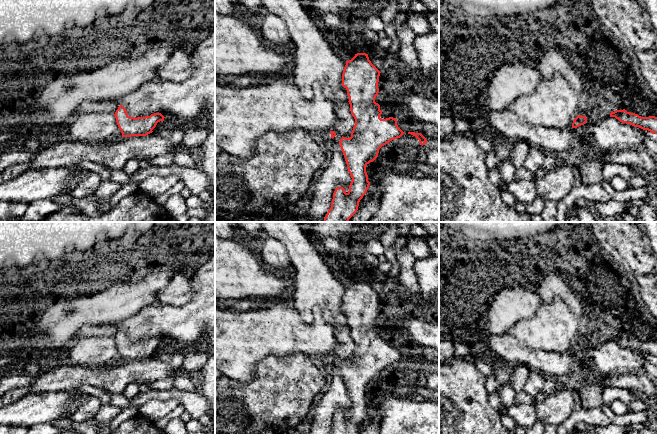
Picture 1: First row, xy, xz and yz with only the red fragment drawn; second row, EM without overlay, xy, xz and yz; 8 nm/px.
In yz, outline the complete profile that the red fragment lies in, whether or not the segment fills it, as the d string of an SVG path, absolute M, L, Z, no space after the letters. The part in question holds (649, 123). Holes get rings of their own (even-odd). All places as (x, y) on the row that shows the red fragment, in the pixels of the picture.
M625 109L616 110L610 113L610 117L615 117L622 123L648 130L652 134L657 133L657 117L641 117L638 114L627 112Z

